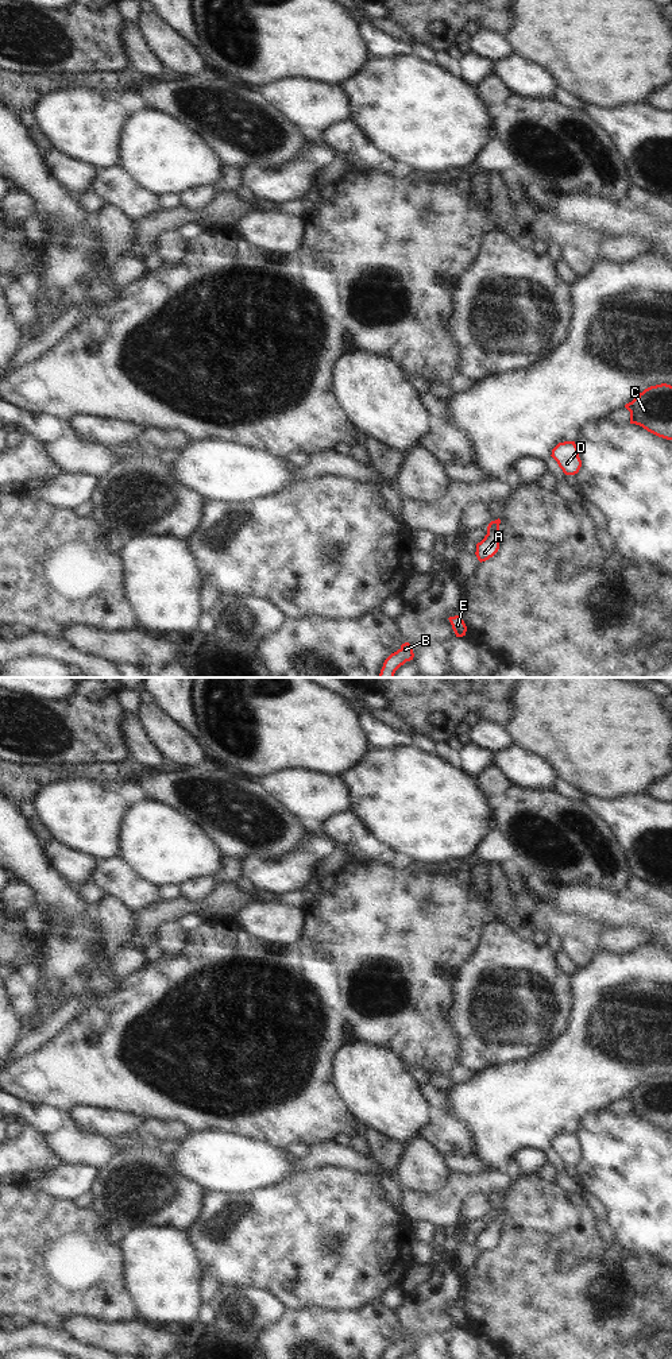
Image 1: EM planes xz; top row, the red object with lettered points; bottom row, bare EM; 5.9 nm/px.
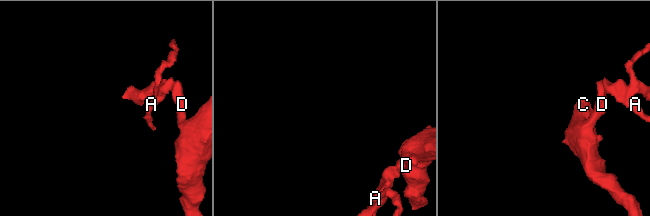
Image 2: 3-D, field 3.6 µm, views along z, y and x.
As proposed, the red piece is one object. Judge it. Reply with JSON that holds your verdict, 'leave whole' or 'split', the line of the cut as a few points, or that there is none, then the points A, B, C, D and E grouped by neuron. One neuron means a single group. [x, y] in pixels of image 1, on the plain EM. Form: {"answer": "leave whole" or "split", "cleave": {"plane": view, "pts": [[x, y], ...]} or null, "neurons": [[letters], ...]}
{"answer": "leave whole", "cleave": null, "neurons": [["A", "B", "C", "D", "E"]]}

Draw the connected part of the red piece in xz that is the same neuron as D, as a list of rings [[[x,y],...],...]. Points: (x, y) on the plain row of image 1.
[[[575,1132],[559,1134],[551,1146],[563,1161],[565,1166],[575,1166],[582,1158],[582,1151],[579,1148],[579,1140]]]

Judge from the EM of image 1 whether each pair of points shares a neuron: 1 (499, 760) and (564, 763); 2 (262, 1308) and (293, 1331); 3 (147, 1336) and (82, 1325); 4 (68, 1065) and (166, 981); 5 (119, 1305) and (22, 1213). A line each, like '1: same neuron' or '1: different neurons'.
1: different neurons
2: different neurons
3: same neuron
4: same neuron
5: same neuron

